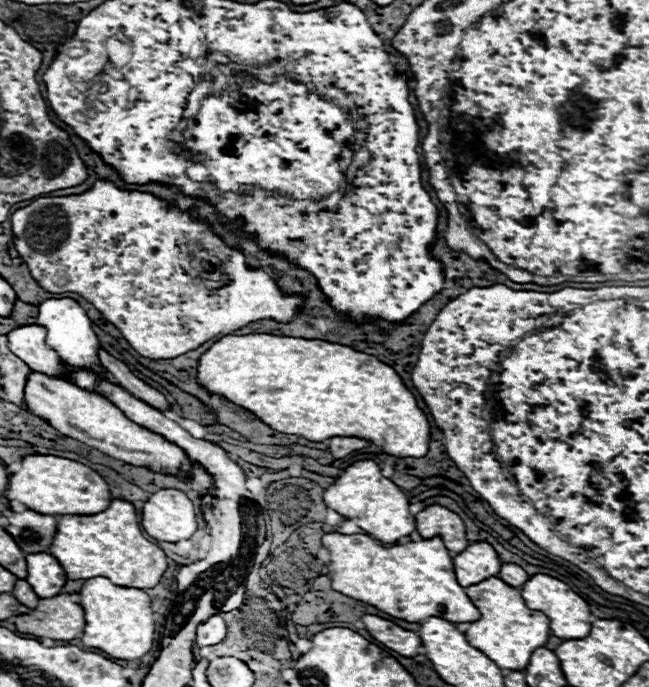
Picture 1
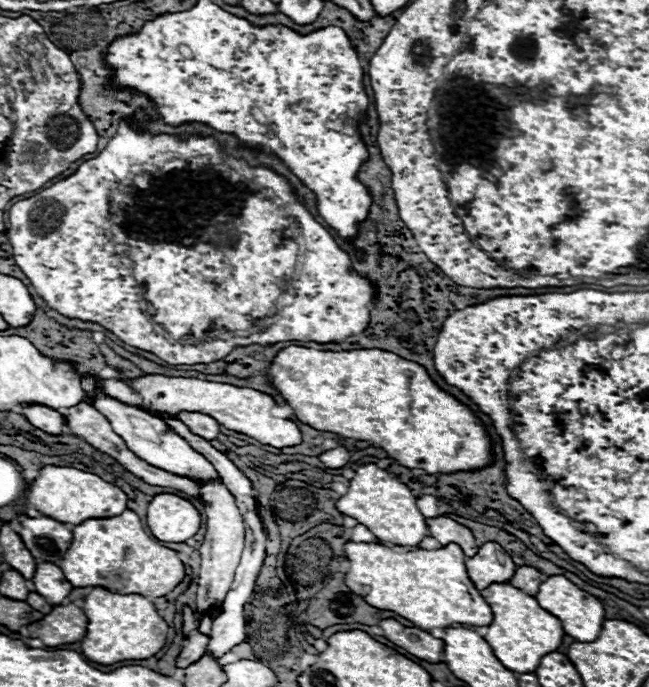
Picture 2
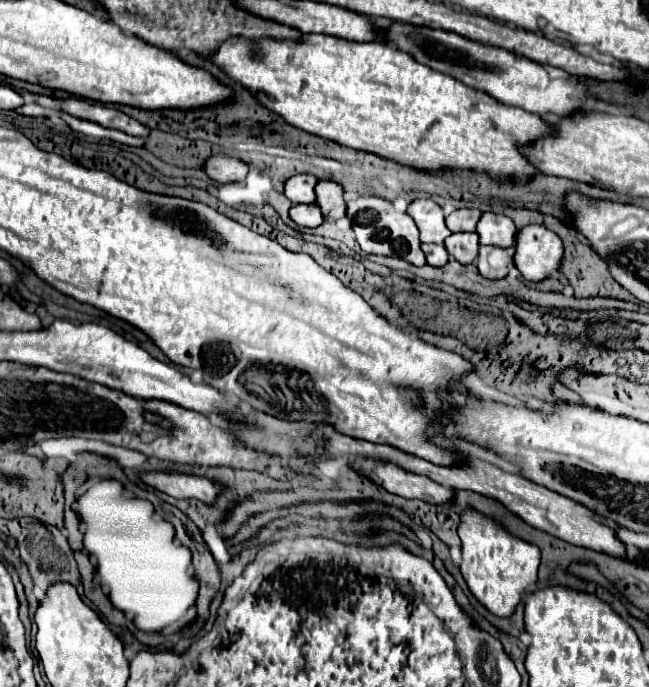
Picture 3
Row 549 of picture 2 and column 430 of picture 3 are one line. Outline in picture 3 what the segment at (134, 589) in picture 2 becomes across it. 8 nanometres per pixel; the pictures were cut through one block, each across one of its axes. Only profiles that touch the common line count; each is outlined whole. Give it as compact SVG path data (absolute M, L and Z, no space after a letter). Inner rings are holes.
M302 34L300 40L254 40L232 36L224 40L216 52L202 58L210 60L234 82L248 88L264 108L282 116L288 124L342 146L392 158L412 168L472 168L500 178L530 176L536 174L536 170L528 166L528 160L516 146L528 144L550 132L550 124L540 120L540 116L500 104L492 100L492 96L476 92L448 74L418 64L406 52L384 42L350 42L328 34Z

